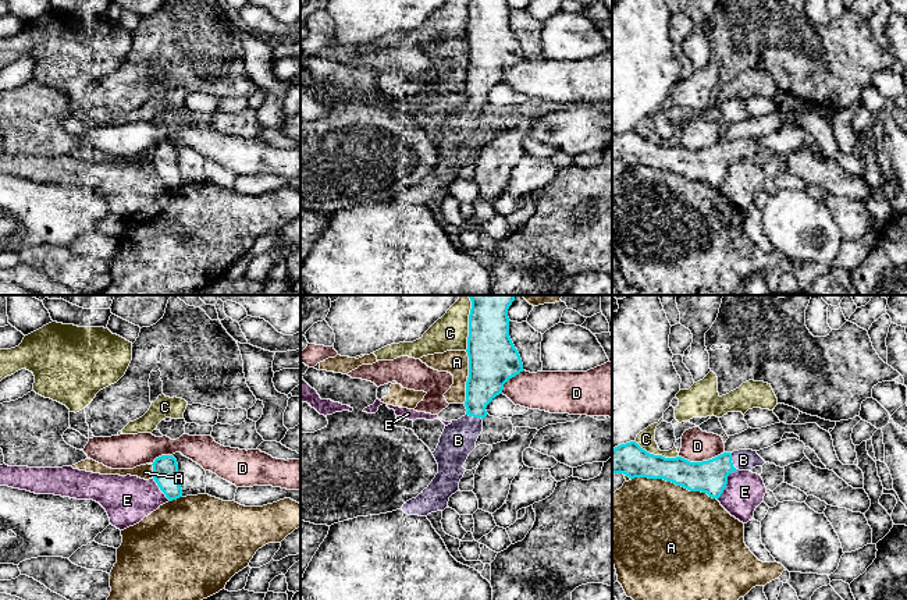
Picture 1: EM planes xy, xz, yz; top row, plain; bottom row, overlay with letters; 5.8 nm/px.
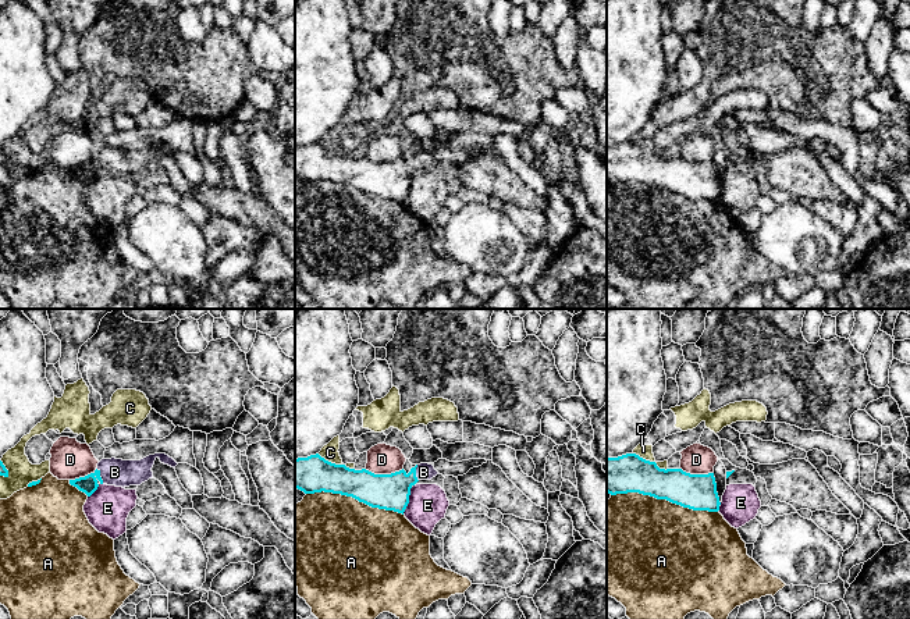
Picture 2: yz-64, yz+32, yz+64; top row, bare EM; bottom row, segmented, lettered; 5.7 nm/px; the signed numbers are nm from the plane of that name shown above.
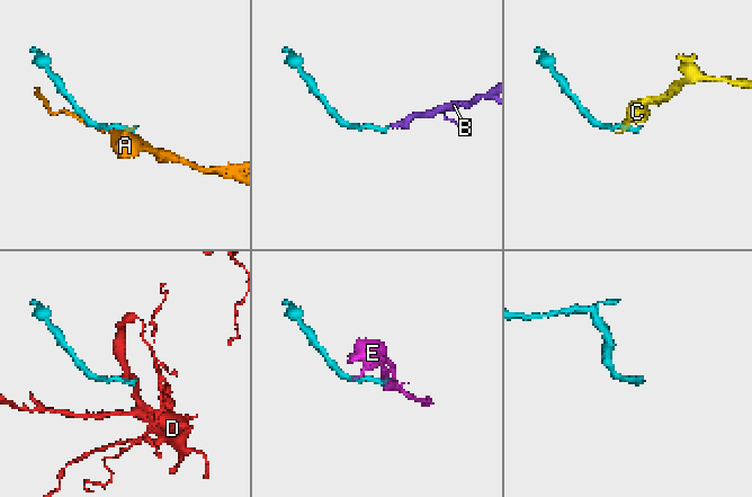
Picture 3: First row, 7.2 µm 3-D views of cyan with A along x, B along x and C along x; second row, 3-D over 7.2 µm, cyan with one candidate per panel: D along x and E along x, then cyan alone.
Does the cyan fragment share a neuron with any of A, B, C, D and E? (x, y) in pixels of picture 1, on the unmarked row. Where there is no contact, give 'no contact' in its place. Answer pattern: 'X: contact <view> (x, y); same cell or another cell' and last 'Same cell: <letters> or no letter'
A: contact yz (675, 171); another cell
B: contact yz (732, 151); same cell
C: contact yz (657, 144); another cell
D: contact yz (703, 149); another cell
E: contact yz (726, 171); another cell
Same cell: B

